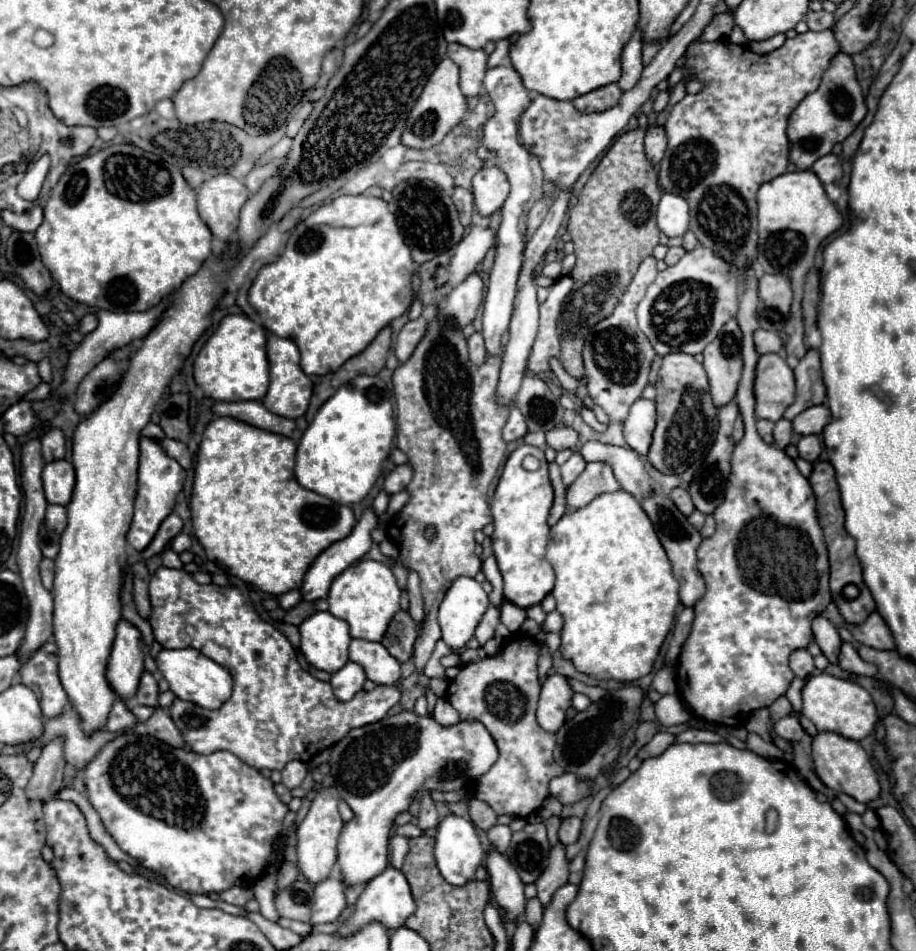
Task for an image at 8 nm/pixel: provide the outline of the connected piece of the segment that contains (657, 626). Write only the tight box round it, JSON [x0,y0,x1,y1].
[546,491,680,683]

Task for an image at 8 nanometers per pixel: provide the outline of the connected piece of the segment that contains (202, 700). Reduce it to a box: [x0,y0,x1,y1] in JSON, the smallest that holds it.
[156,647,232,709]

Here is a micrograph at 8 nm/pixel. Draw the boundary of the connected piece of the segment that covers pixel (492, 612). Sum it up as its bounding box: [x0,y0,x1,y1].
[474,605,500,645]

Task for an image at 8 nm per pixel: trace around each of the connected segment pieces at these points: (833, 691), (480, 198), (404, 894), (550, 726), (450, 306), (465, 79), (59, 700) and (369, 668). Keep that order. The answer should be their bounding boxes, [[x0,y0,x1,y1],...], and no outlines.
[[802,673,878,741],[474,167,510,217],[338,865,416,935],[538,675,574,733],[438,271,486,327],[448,43,488,97],[20,641,68,717],[350,639,402,685]]

